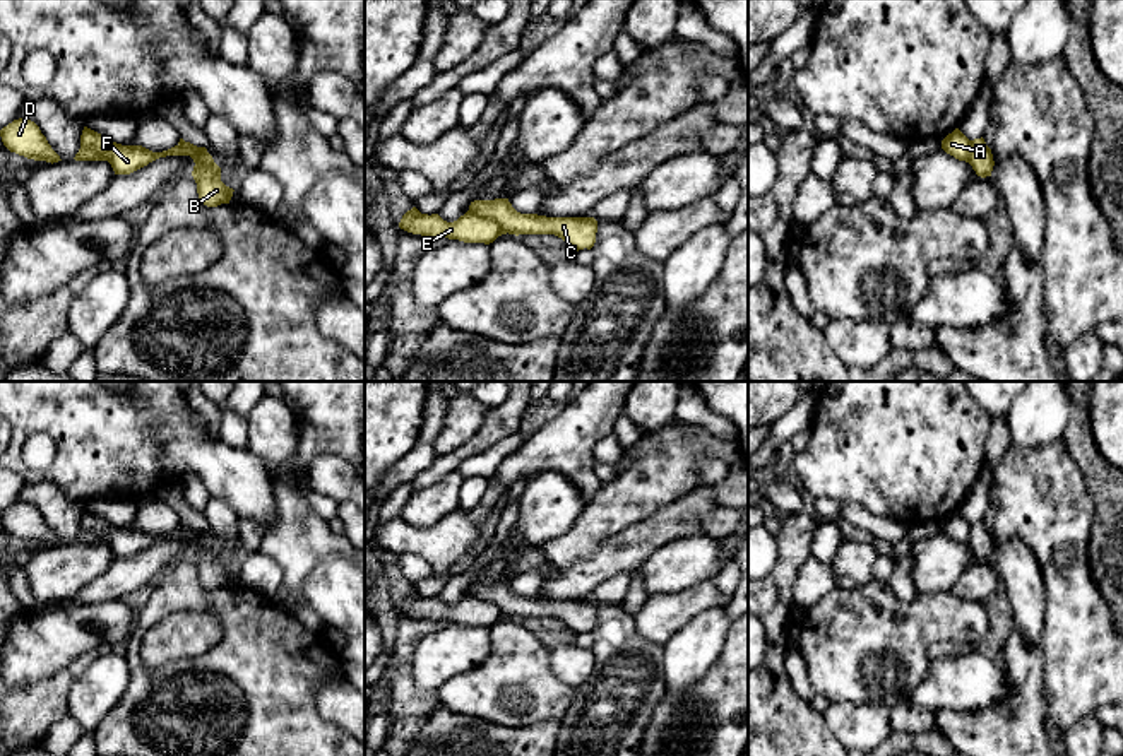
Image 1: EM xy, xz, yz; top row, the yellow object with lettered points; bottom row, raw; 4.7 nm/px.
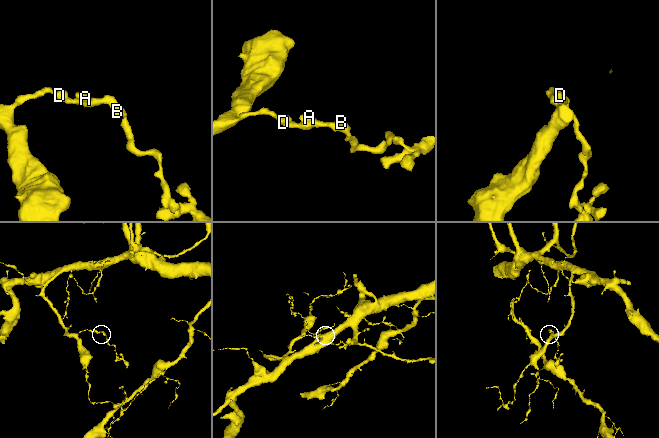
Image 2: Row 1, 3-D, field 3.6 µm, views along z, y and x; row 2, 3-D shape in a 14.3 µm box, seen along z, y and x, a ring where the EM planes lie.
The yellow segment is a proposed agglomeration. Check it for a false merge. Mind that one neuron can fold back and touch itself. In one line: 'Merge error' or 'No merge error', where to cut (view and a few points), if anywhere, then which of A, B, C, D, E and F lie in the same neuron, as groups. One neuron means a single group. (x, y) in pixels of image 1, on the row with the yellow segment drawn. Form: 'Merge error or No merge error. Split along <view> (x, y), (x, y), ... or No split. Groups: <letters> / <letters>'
Merge error. Split along xz (468, 211), (478, 216), (490, 216), (504, 233). Groups: A B C F / D E

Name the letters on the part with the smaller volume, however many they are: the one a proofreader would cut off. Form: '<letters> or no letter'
A, B, C, F

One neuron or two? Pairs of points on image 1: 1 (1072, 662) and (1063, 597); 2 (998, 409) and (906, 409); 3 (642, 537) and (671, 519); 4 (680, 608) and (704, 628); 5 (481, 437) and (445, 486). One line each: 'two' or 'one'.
1: one
2: two
3: one
4: two
5: two

